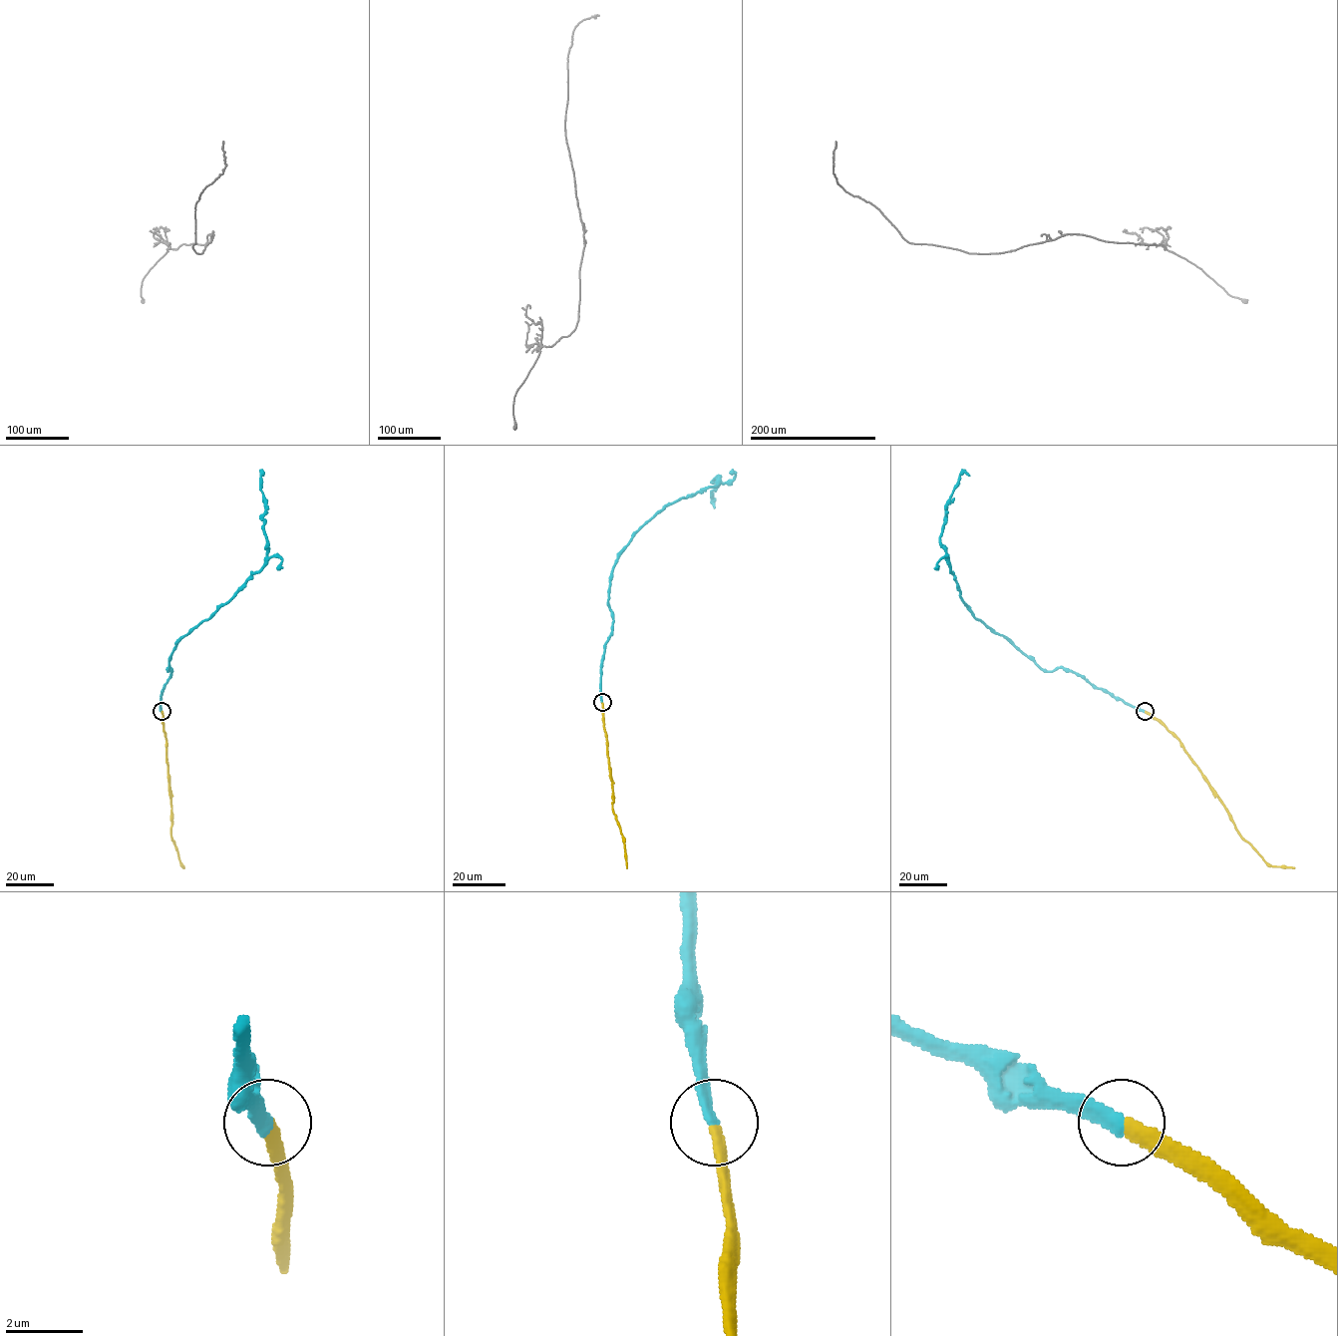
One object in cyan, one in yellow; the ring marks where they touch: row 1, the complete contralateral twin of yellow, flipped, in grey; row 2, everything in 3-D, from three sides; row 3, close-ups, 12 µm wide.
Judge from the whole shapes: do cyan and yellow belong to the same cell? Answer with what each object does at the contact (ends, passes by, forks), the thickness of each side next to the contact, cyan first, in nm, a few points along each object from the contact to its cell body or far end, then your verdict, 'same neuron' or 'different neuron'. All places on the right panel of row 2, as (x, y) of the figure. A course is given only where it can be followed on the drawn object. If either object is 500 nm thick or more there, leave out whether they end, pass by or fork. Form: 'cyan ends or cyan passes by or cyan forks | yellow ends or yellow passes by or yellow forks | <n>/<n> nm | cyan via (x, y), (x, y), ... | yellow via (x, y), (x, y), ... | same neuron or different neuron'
cyan ends | yellow ends | 360/360 nm | cyan via (1145, 711), (1062, 667), (1044, 671), (966, 606), (940, 535), (946, 503), (959, 477), (969, 476) | yellow via (1146, 711), (1179, 741), (1242, 837), (1272, 866), (1294, 867) | same neuron

